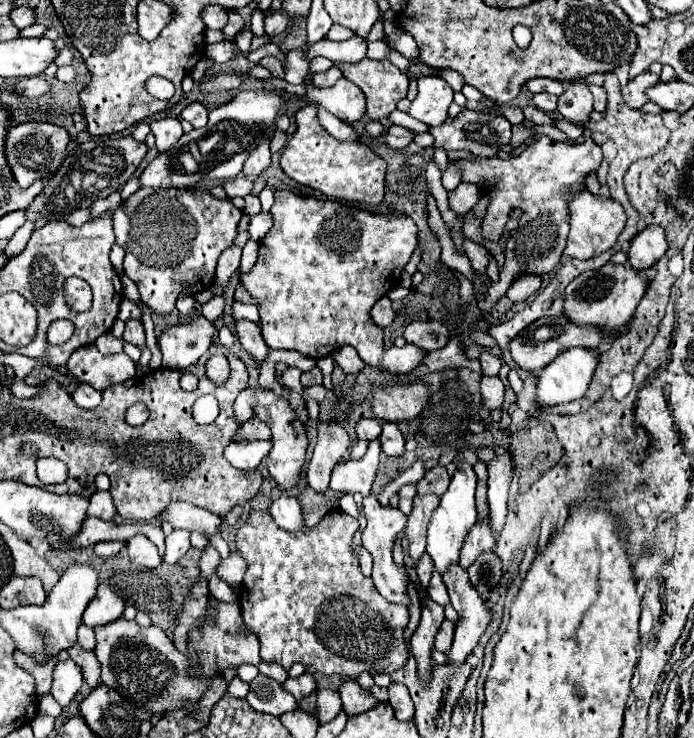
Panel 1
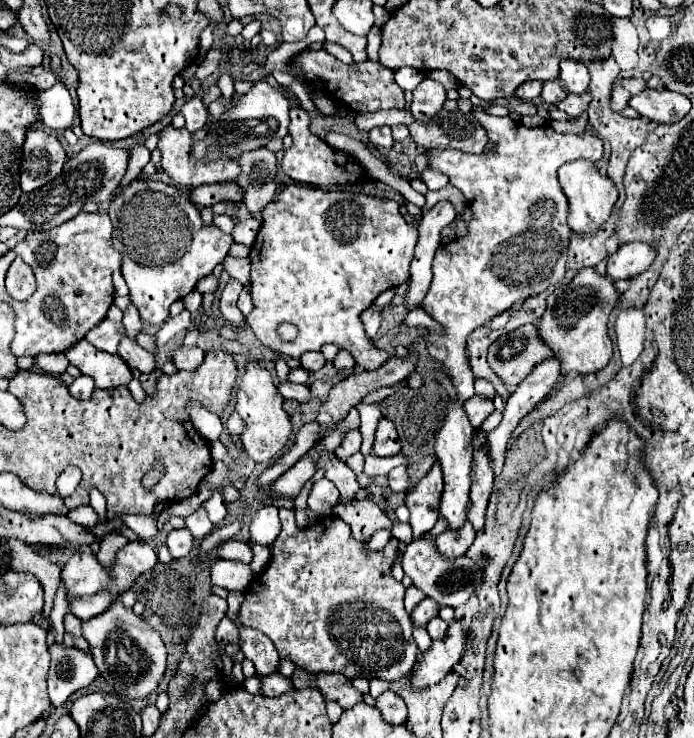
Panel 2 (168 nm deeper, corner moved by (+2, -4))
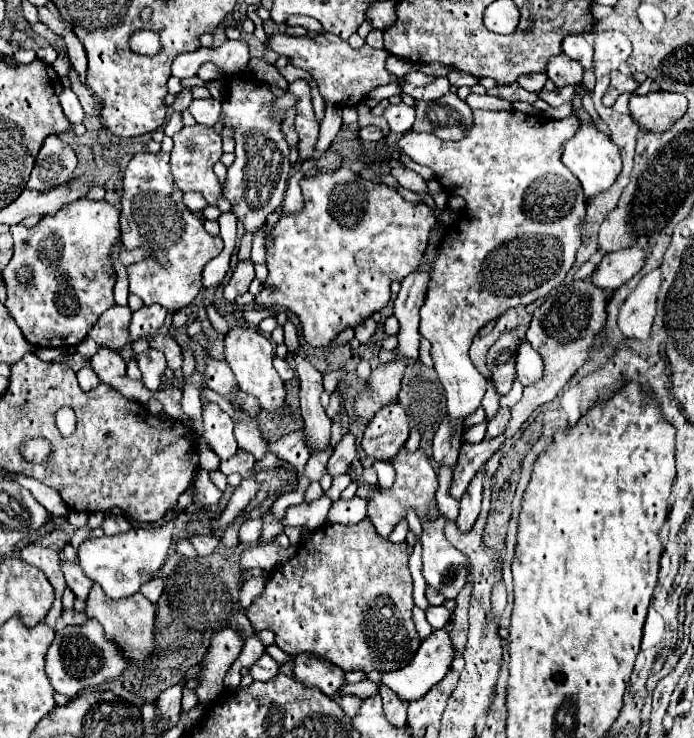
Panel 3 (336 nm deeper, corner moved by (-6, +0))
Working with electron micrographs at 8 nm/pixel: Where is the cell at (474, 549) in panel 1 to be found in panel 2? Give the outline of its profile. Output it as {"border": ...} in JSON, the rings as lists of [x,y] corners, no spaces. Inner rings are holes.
{"border":[[[484,444],[474,452],[472,462],[472,494],[470,494],[472,508],[468,512],[468,520],[474,524],[476,532],[484,528],[484,512],[488,498],[492,494],[492,482],[494,482],[492,462],[488,462],[488,448]]]}

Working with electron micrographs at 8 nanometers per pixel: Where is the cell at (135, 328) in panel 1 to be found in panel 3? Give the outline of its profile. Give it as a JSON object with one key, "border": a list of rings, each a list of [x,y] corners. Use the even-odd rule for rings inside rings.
{"border":[[[150,348],[148,352],[144,354],[138,354],[138,356],[132,356],[142,372],[142,382],[148,390],[156,392],[162,384],[162,374],[166,370],[166,358],[160,350],[154,350]]]}

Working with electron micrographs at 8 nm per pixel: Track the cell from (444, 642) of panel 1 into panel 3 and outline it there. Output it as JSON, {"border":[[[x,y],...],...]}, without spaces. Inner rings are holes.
{"border":[[[430,606],[430,608],[426,610],[426,618],[428,618],[428,622],[430,622],[430,626],[432,626],[434,630],[448,626],[450,616],[452,616],[452,612],[446,610],[444,606]]]}

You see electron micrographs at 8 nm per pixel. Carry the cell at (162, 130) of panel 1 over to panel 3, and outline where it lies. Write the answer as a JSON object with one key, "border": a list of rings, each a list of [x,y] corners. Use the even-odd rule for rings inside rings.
{"border":[[[194,124],[194,126],[184,126],[180,132],[176,132],[172,136],[172,140],[174,140],[174,150],[170,154],[170,168],[172,168],[172,174],[174,174],[176,186],[182,192],[198,190],[198,192],[204,194],[208,204],[216,204],[216,200],[220,196],[220,184],[218,184],[218,178],[216,178],[212,168],[222,156],[222,138],[220,138],[220,134],[216,134],[214,128]]]}

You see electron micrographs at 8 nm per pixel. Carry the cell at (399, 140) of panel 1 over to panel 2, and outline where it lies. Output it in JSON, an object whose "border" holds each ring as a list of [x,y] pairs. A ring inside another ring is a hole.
{"border":[[[390,126],[372,128],[372,130],[368,132],[368,140],[370,140],[370,144],[374,144],[374,146],[380,148],[380,150],[388,150],[388,148],[392,148],[392,144],[394,144]]]}

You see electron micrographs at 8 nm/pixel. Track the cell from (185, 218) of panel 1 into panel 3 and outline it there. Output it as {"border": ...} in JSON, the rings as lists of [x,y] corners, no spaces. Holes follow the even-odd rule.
{"border":[[[164,152],[136,154],[130,160],[130,164],[124,172],[124,194],[122,194],[122,202],[120,202],[120,210],[122,210],[120,228],[122,228],[122,243],[128,250],[134,250],[134,248],[150,250],[150,258],[126,268],[128,280],[130,280],[130,292],[140,296],[146,306],[160,304],[168,312],[176,312],[176,310],[188,306],[198,296],[198,292],[202,288],[202,284],[200,284],[202,268],[222,252],[224,244],[222,244],[220,236],[210,236],[204,230],[202,220],[194,212],[190,212],[190,208],[182,202],[182,192],[174,184],[168,160],[170,158]]]}

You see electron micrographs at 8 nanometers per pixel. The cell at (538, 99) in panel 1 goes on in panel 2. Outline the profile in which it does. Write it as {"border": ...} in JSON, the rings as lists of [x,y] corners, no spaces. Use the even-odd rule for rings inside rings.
{"border":[[[560,78],[552,80],[552,82],[544,82],[542,86],[542,100],[548,104],[556,104],[560,100],[564,100],[568,96],[568,92],[564,90],[564,86],[560,86]]]}

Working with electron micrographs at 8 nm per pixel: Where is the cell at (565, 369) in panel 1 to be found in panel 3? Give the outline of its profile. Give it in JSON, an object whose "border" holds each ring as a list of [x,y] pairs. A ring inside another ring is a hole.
{"border":[[[528,340],[520,344],[518,358],[516,358],[516,374],[524,386],[532,386],[544,376],[544,362]]]}

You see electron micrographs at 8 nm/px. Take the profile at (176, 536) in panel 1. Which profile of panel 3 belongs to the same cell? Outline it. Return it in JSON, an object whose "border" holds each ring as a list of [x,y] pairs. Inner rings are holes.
{"border":[[[196,534],[196,536],[190,536],[190,544],[196,548],[196,552],[200,556],[208,556],[208,554],[212,554],[216,550],[218,540],[214,536],[210,536],[210,534]]]}

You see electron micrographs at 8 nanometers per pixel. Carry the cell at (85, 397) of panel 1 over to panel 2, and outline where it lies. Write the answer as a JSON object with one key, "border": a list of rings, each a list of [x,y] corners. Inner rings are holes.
{"border":[[[78,376],[72,384],[70,384],[70,394],[78,400],[90,400],[92,396],[92,390],[94,390],[94,382],[90,376]]]}

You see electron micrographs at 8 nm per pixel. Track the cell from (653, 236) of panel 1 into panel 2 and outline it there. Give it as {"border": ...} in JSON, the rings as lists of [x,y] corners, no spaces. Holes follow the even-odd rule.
{"border":[[[646,242],[622,244],[612,256],[608,256],[606,276],[610,280],[630,280],[642,274],[654,260],[656,252]]]}

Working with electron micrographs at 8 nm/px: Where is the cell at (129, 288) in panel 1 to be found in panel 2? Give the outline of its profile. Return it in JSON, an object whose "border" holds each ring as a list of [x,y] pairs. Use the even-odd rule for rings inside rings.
{"border":[[[134,304],[128,306],[128,310],[124,312],[124,320],[122,322],[126,326],[126,334],[130,338],[136,338],[136,334],[142,330],[142,320],[140,320],[140,314],[138,314],[138,310],[136,310]]]}

